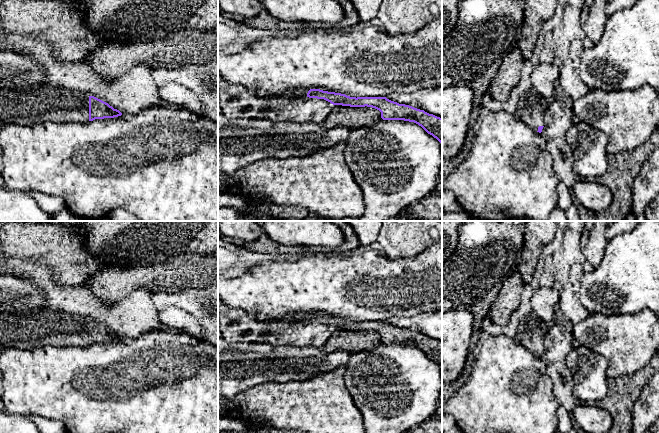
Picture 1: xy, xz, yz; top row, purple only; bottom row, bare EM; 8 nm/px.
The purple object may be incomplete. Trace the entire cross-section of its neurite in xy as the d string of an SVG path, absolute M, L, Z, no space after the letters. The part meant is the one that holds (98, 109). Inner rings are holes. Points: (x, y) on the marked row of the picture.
M41 84L30 88L0 89L0 120L4 123L20 125L35 125L45 121L83 123L121 115L119 110L94 96L64 87Z

